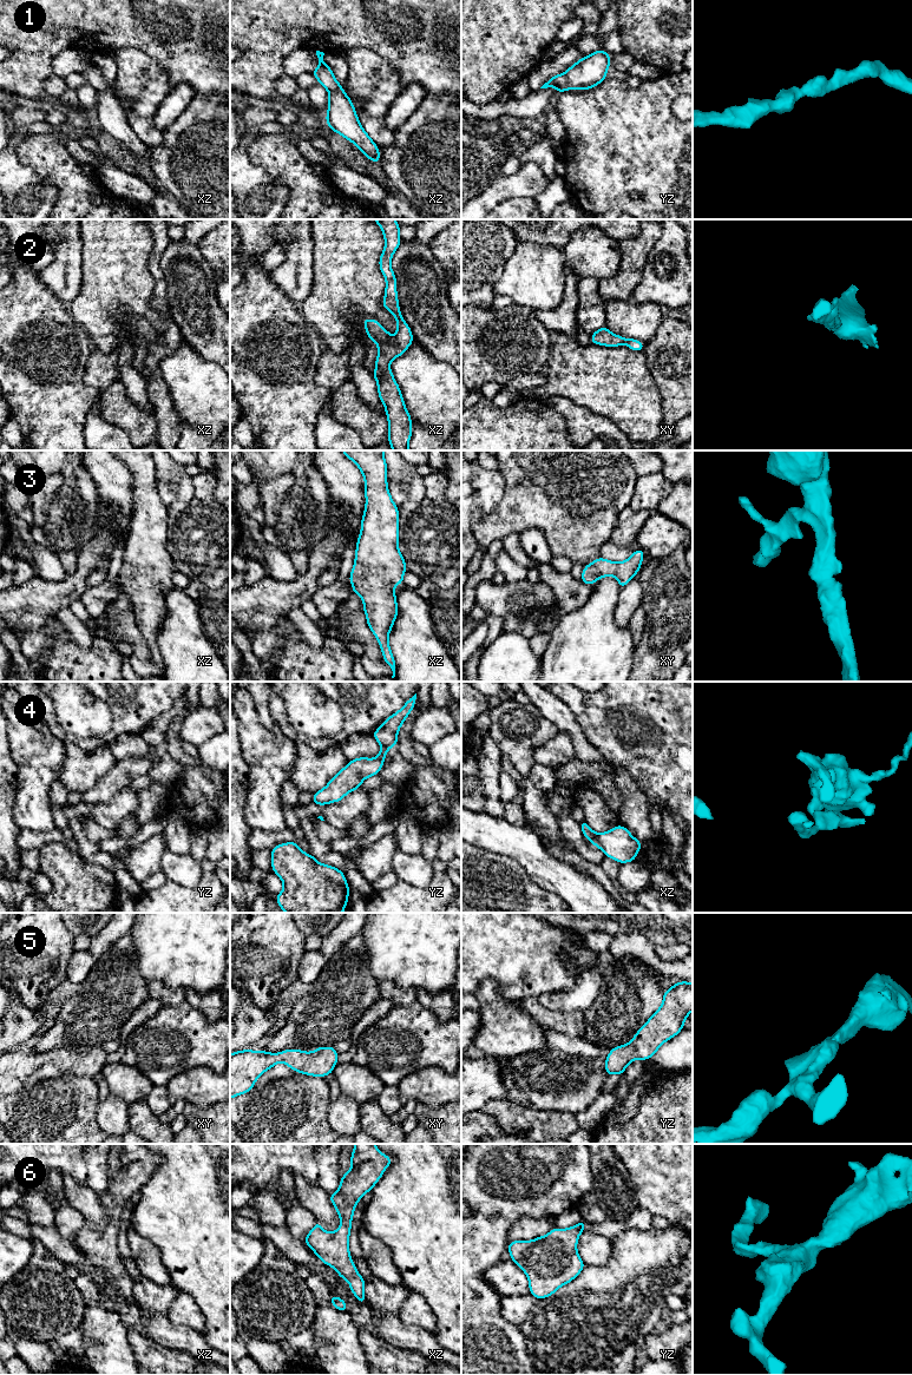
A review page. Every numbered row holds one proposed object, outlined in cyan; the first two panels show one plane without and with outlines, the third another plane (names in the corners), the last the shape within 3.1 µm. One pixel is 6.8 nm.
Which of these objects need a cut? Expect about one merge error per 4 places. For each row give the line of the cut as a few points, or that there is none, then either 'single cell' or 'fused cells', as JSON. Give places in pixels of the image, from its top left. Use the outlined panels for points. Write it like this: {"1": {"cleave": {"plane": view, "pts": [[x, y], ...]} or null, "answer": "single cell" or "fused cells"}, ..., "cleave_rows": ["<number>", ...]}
{"1": {"cleave": null, "answer": "single cell"}, "2": {"cleave": null, "answer": "single cell"}, "3": {"cleave": null, "answer": "single cell"}, "4": {"cleave": {"plane": "xz", "pts": [[596, 834], [591, 841]]}, "answer": "fused cells"}, "5": {"cleave": null, "answer": "single cell"}, "6": {"cleave": null, "answer": "single cell"}, "cleave_rows": ["4"]}

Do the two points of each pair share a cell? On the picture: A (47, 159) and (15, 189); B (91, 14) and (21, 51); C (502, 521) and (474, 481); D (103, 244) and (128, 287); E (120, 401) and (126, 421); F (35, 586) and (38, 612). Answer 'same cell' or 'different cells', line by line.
A: different cells
B: same cell
C: different cells
D: same cell
E: same cell
F: same cell

